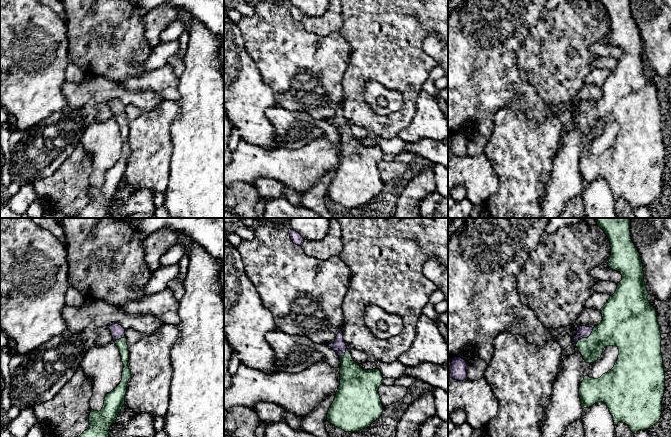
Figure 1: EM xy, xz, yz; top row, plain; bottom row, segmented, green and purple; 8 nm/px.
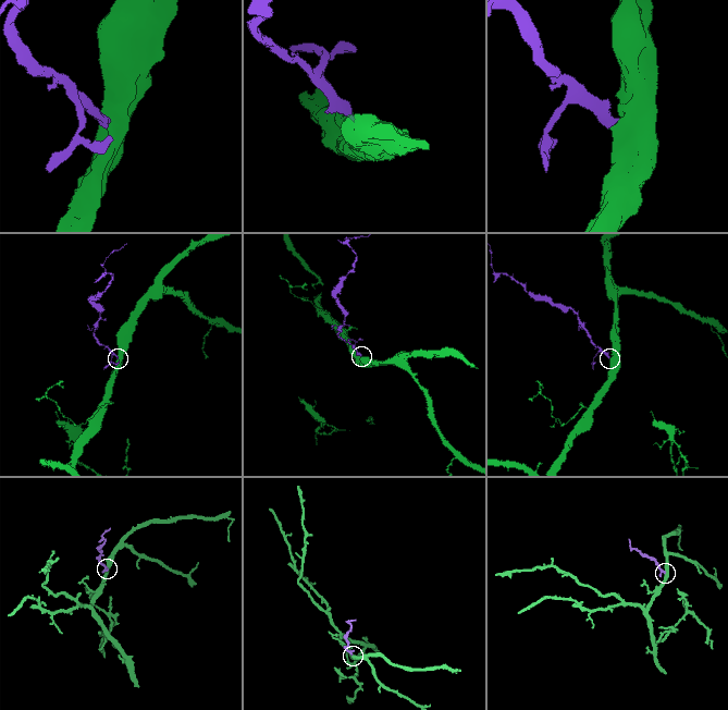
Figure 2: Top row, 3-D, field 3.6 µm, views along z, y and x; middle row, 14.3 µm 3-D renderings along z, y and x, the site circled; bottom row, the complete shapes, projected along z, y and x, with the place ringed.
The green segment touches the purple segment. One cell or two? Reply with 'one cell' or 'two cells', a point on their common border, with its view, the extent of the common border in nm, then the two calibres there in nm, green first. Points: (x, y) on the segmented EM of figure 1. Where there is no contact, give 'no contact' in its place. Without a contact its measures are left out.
one cell; meets green in yz at (585, 338); contact 190 nm long; 260 nm thick on the green side, 100 nm on the other

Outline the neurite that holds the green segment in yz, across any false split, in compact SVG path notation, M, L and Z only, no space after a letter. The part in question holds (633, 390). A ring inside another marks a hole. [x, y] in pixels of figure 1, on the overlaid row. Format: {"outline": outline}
{"outline": "M630 218L594 219L610 241L611 256L607 265L620 272L622 280L601 308L602 322L594 328L578 325L574 342L586 363L596 362L607 346L617 346L619 355L614 367L600 378L584 377L579 387L579 397L582 409L604 402L613 416L614 425L623 422L636 434L656 424L662 414L665 371L660 327L656 309L647 299L649 293L644 282L643 263L632 241Z"}

